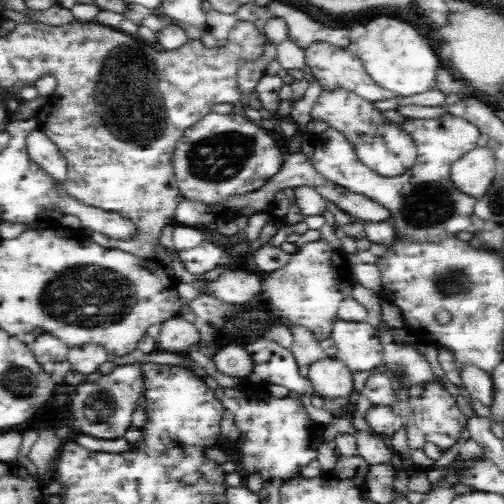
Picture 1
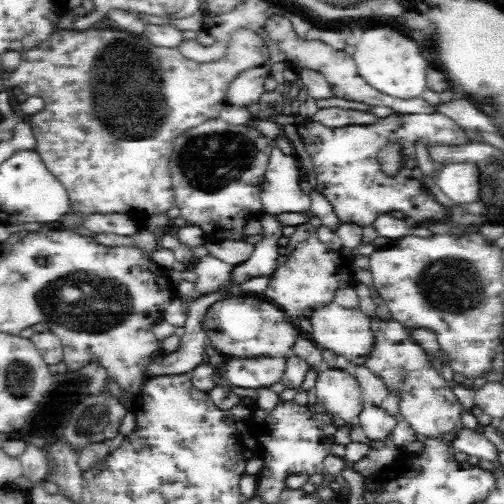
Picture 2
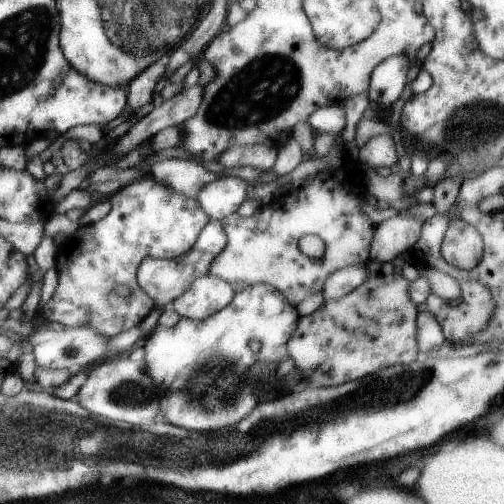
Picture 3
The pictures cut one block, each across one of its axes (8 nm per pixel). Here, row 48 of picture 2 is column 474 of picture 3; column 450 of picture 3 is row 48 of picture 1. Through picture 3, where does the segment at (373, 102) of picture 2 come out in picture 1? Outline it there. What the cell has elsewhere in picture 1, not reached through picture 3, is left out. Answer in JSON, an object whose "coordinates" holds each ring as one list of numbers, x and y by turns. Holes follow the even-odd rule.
{"coordinates":[[312,42,304,50,304,62,306,62,306,66,312,68,314,80,318,78,318,82,320,82,324,92,330,92,332,88,348,88,348,90,360,94,360,98,366,98,366,100,372,100,372,102,390,100,390,98,396,96,394,92,384,90,378,84,374,84,372,76,366,72,364,64,362,64,360,56,358,54,350,54,346,48,336,48,336,46,330,46,328,42]]}

